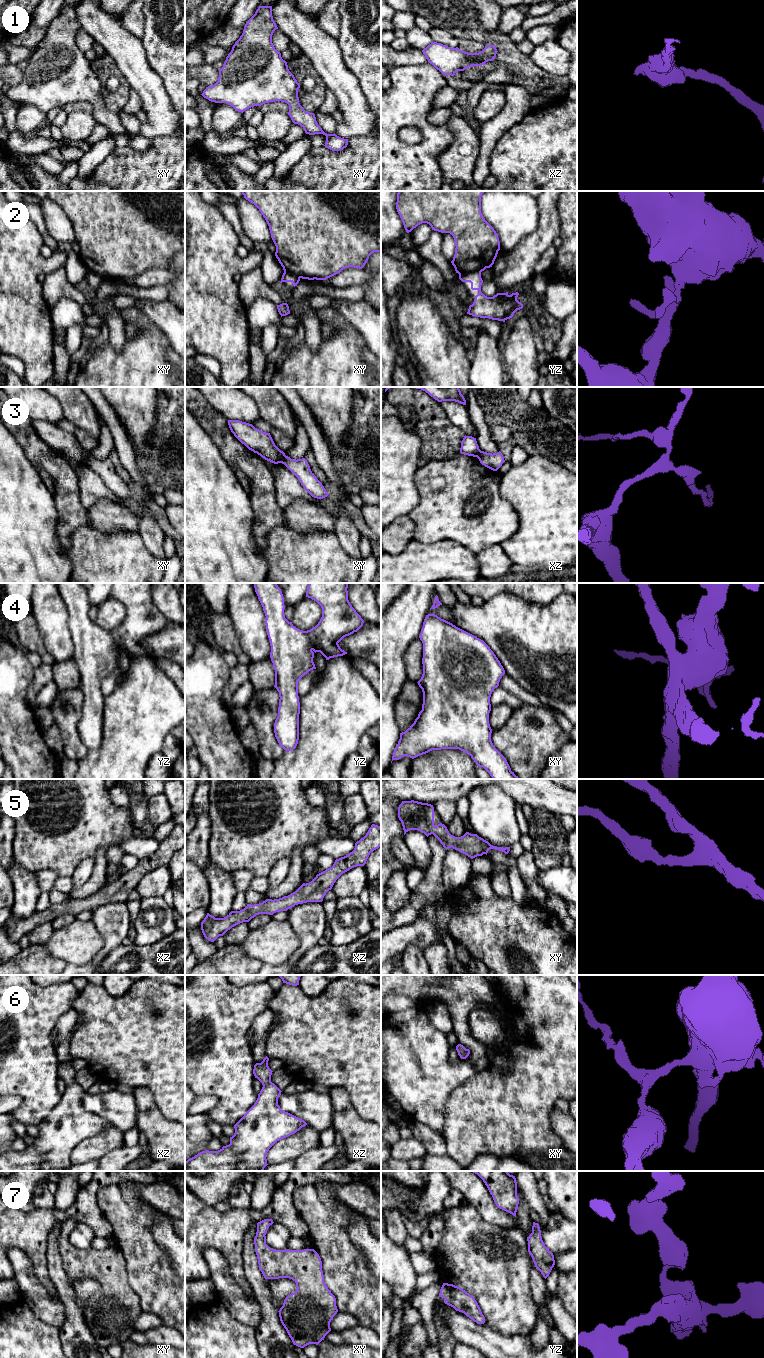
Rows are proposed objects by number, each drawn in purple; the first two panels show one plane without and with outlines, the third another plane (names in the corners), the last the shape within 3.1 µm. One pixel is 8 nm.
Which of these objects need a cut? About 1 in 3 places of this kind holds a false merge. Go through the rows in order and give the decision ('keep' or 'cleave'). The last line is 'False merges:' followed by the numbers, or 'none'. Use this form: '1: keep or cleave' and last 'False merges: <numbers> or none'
1: keep
2: cleave
3: cleave
4: keep
5: keep
6: keep
7: keep
False merges: 2, 3

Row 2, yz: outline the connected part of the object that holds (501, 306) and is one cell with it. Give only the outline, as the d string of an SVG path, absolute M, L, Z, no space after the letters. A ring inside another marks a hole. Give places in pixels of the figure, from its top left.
M474 271L459 275L462 282L470 282L472 290L478 290L479 293L475 296L474 302L469 306L467 314L489 318L505 322L513 317L517 310L523 308L523 304L517 300L518 292L511 295L506 293L497 293L493 297L487 297L481 292L483 280L481 272Z

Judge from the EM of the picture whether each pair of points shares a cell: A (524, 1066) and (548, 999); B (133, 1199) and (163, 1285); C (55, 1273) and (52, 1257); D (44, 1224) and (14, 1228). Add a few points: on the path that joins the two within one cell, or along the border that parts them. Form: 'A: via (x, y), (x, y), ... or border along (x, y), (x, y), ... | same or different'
A: via (541, 1050), (548, 1043), (548, 1016) | same
B: border along (120, 1190), (130, 1207), (154, 1209) | different
C: via (55, 1269), (54, 1261) | same
D: via (37, 1225), (34, 1228), (21, 1228) | same

